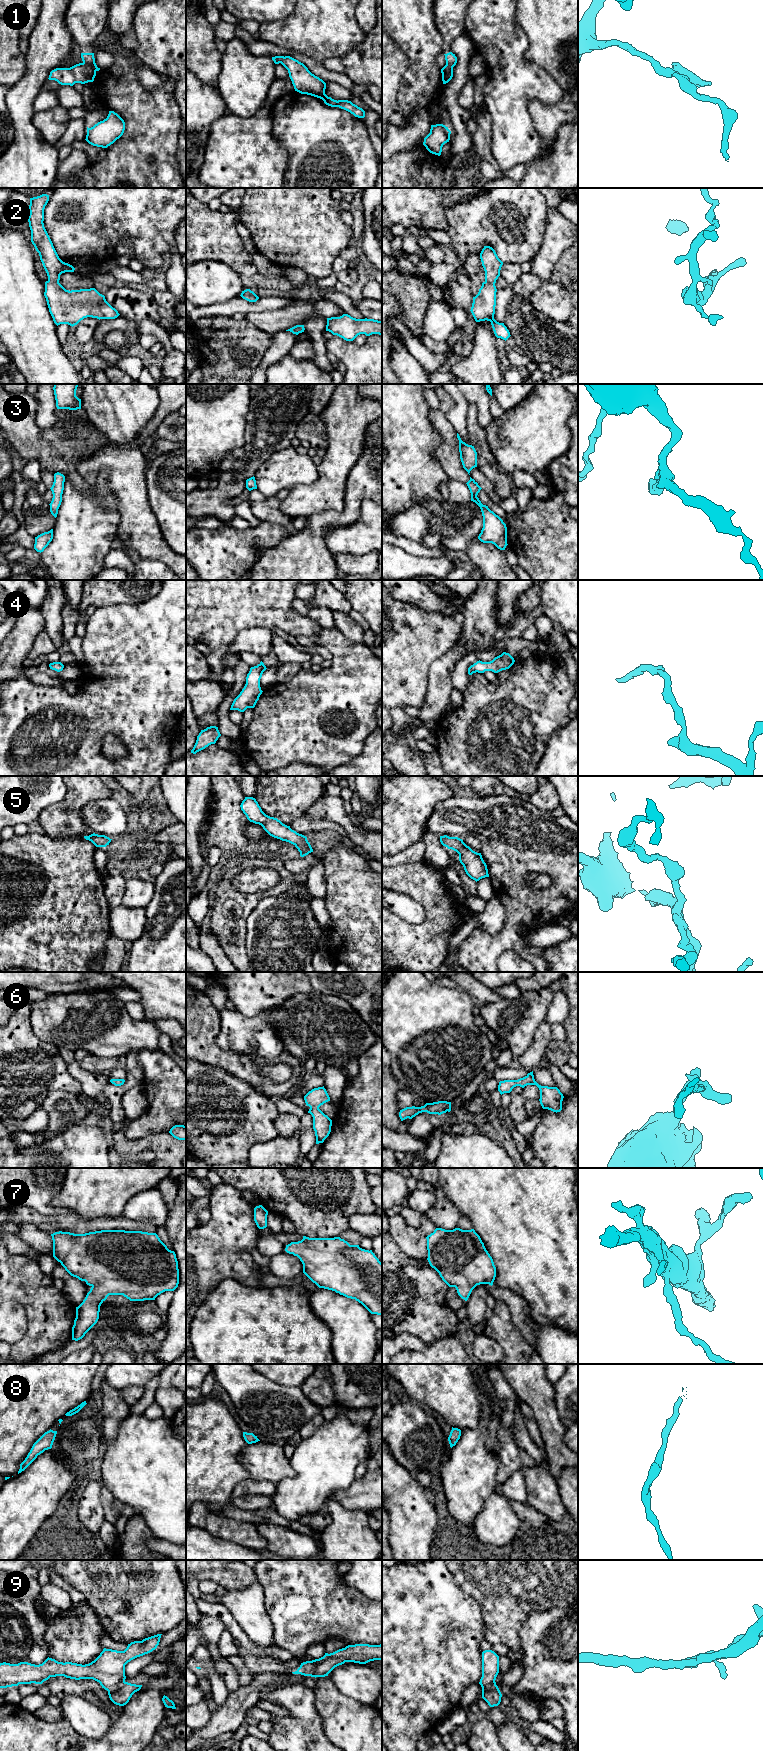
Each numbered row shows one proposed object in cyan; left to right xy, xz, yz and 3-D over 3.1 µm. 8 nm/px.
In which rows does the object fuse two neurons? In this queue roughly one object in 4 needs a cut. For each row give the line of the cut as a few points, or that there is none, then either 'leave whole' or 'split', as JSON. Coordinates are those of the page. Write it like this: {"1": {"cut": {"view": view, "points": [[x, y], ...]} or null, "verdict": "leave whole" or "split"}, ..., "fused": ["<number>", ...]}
{"1": {"cut": {"view": "xy", "points": [[83, 61], [95, 71]]}, "verdict": "split"}, "2": {"cut": null, "verdict": "leave whole"}, "3": {"cut": null, "verdict": "leave whole"}, "4": {"cut": null, "verdict": "leave whole"}, "5": {"cut": null, "verdict": "leave whole"}, "6": {"cut": null, "verdict": "leave whole"}, "7": {"cut": null, "verdict": "leave whole"}, "8": {"cut": null, "verdict": "leave whole"}, "9": {"cut": null, "verdict": "leave whole"}, "fused": ["1"]}

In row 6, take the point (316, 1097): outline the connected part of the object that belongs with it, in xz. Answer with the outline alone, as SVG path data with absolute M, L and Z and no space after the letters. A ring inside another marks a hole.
M323 1087L314 1088L309 1091L304 1100L307 1106L310 1107L308 1113L313 1117L313 1129L316 1136L316 1144L323 1143L331 1132L332 1120L325 1115L319 1107L330 1101L330 1097Z

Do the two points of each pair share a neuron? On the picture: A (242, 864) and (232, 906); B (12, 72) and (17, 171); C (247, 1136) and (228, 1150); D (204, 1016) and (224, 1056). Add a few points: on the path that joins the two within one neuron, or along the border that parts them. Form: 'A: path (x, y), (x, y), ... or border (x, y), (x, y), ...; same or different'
A: path (231, 873), (227, 877), (227, 895); same
B: border (26, 64), (24, 74), (10, 87); different
C: path (242, 1136), (233, 1145); same
D: path (204, 1027), (204, 1040), (213, 1049); same

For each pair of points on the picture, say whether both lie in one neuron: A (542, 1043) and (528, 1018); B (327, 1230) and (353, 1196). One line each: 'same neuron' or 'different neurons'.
A: different neurons
B: same neuron

